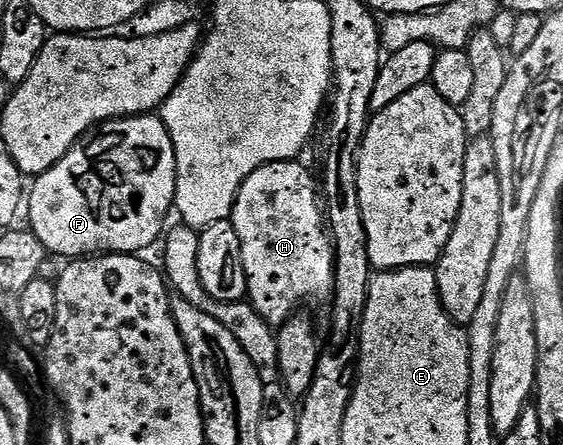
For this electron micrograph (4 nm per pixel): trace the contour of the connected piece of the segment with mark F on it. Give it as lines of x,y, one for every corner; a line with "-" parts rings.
137,115
97,124
59,163
45,172
48,177
44,176
43,173
40,174
44,181
41,181
38,177
35,178
40,183
40,197
44,197
44,205
36,205
36,213
26,213
26,217
28,221
36,217
36,225
31,228
31,231
35,232
40,229
40,234
36,237
39,240
44,237
41,244
48,241
44,246
46,249
52,245
52,248
47,251
49,254
54,255
56,250
64,249
64,259
76,259
80,257
76,249
86,249
90,255
96,255
96,245
100,245
100,255
140,255
145,252
143,249
148,249
156,240
158,240
157,242
161,240
166,229
164,220
167,219
168,212
170,214
173,212
176,199
176,152
168,128
165,127
159,116

